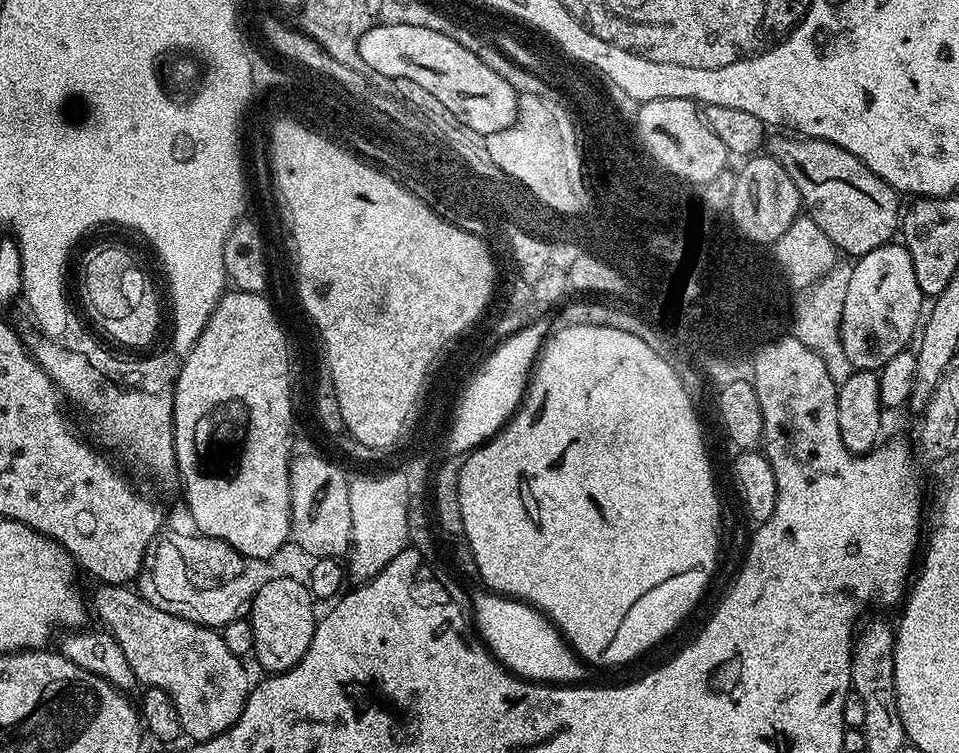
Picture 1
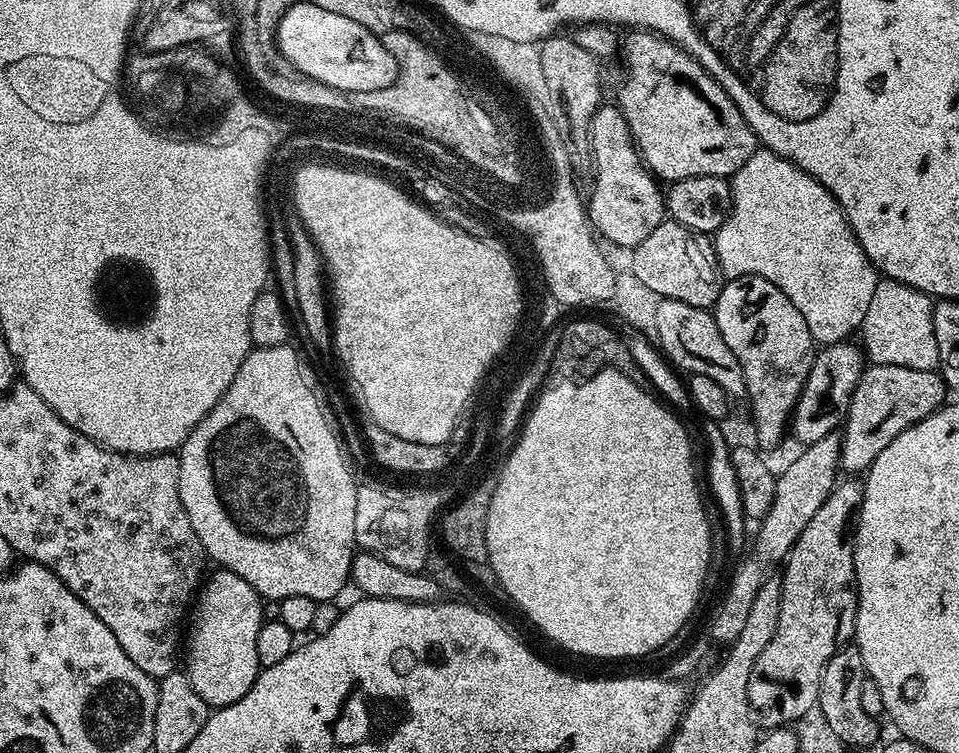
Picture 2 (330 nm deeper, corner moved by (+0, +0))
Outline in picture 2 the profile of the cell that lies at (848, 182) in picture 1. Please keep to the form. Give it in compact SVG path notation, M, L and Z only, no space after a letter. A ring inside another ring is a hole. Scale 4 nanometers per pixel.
M632 30L627 35L622 40L625 76L620 84L618 107L626 118L645 168L660 182L699 176L735 176L736 171L757 152L758 141L726 90L722 90L719 82L705 72L704 67L691 54L665 36L657 36L647 30Z

